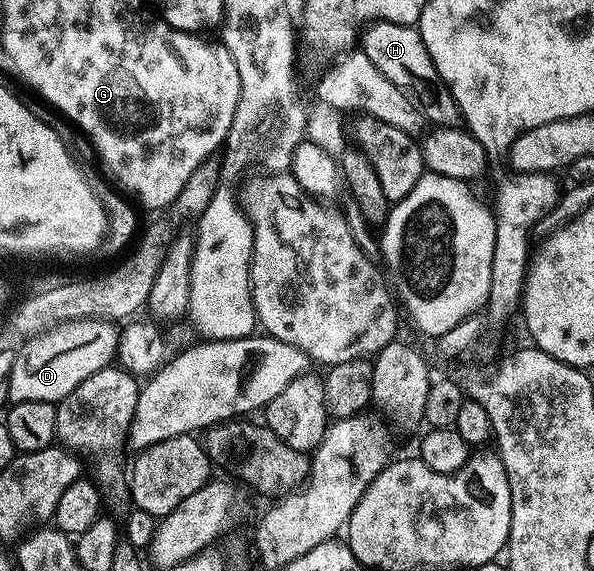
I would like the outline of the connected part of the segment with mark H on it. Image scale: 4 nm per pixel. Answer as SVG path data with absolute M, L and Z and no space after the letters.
M374 22L364 31L363 53L371 60L371 64L375 64L375 68L379 68L379 72L383 72L383 76L387 76L387 80L391 80L396 86L412 95L426 119L434 127L457 128L462 125L461 109L457 106L453 93L439 76L417 26Z

